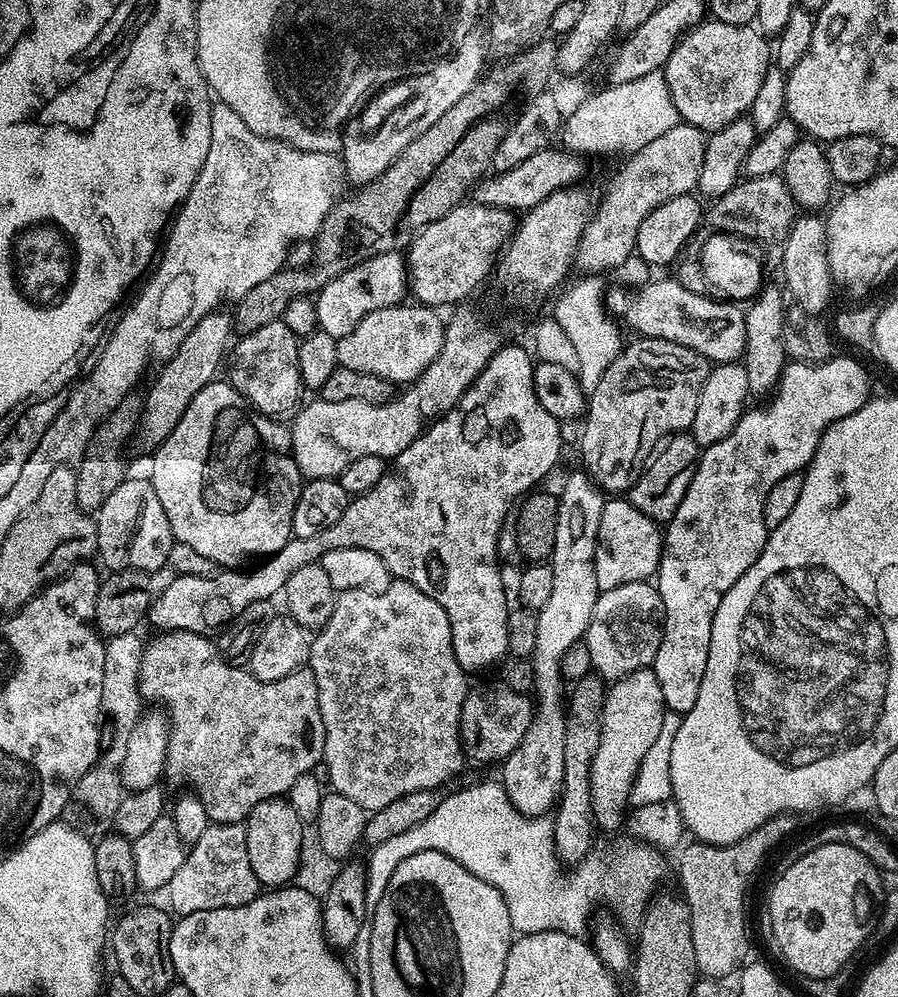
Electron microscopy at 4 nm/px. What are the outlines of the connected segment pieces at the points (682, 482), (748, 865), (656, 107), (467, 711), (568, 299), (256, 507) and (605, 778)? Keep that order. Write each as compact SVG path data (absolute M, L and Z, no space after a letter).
M678 432L668 436L656 446L645 469L634 482L634 486L626 494L626 498L642 514L657 522L667 522L682 506L682 498L686 498L686 490L690 490L690 482L694 478L696 463L700 461L701 445L688 432Z
M792 814L775 816L733 844L691 842L683 845L679 891L690 910L696 971L701 977L724 980L745 963L744 947L748 944L748 932L744 929L744 895L748 892L748 883L759 870L760 863L767 858L768 851L778 847L795 830L796 820Z
M663 71L642 74L642 78L634 78L634 82L607 87L585 96L567 113L562 129L563 147L567 151L584 158L596 156L599 152L631 154L642 150L646 142L662 138L666 130L674 130L674 126L682 122L674 106L674 98L670 98Z
M503 682L469 687L460 719L460 739L467 755L476 760L503 762L516 749L518 742L522 742L532 725L533 711L533 701L525 693L510 690L510 686Z
M590 276L580 279L584 280L578 281L568 290L561 291L563 294L554 306L552 317L564 330L577 351L577 357L580 361L577 375L584 394L589 396L601 382L602 375L609 368L610 362L614 362L614 358L624 347L624 341L622 341L619 328L614 324L616 323L615 319L607 312L602 292L600 296L599 290L594 288L593 280L595 279Z
M217 378L211 384L207 384L198 394L194 394L194 402L186 406L186 414L182 414L182 422L174 426L170 438L166 438L155 449L152 460L152 473L150 479L154 486L154 494L158 494L158 502L162 502L162 510L166 510L166 518L170 518L170 530L172 531L175 543L191 546L192 549L198 550L198 554L210 558L218 566L244 566L247 560L251 562L259 561L261 558L273 556L286 542L292 539L292 515L296 500L300 497L302 487L302 473L296 459L292 456L292 433L287 427L284 428L279 419L271 416L264 416L256 411L247 400L238 394L238 390L223 379Z
M651 667L639 668L634 674L626 674L626 678L615 681L605 691L598 750L594 750L594 758L590 766L592 814L599 827L601 824L602 827L612 830L619 824L621 827L625 823L626 813L630 808L630 790L634 786L638 766L642 766L642 758L646 758L646 750L650 750L650 746L654 746L654 741L657 740L658 734L662 730L662 718L665 711L662 686L658 686L658 678L652 673Z

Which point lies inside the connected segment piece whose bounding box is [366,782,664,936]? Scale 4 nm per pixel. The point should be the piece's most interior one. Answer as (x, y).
(479, 827)

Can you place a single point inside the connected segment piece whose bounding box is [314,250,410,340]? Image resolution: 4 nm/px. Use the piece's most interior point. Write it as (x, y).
(380, 282)

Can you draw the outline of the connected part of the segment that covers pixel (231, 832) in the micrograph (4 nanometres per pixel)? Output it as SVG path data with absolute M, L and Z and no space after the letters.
M209 823L208 829L196 840L196 845L187 849L182 866L178 866L178 874L170 878L166 895L172 903L171 911L177 917L189 916L198 910L218 910L226 906L242 906L260 895L262 885L254 878L254 870L250 866L250 854L246 854L246 830L244 824Z

